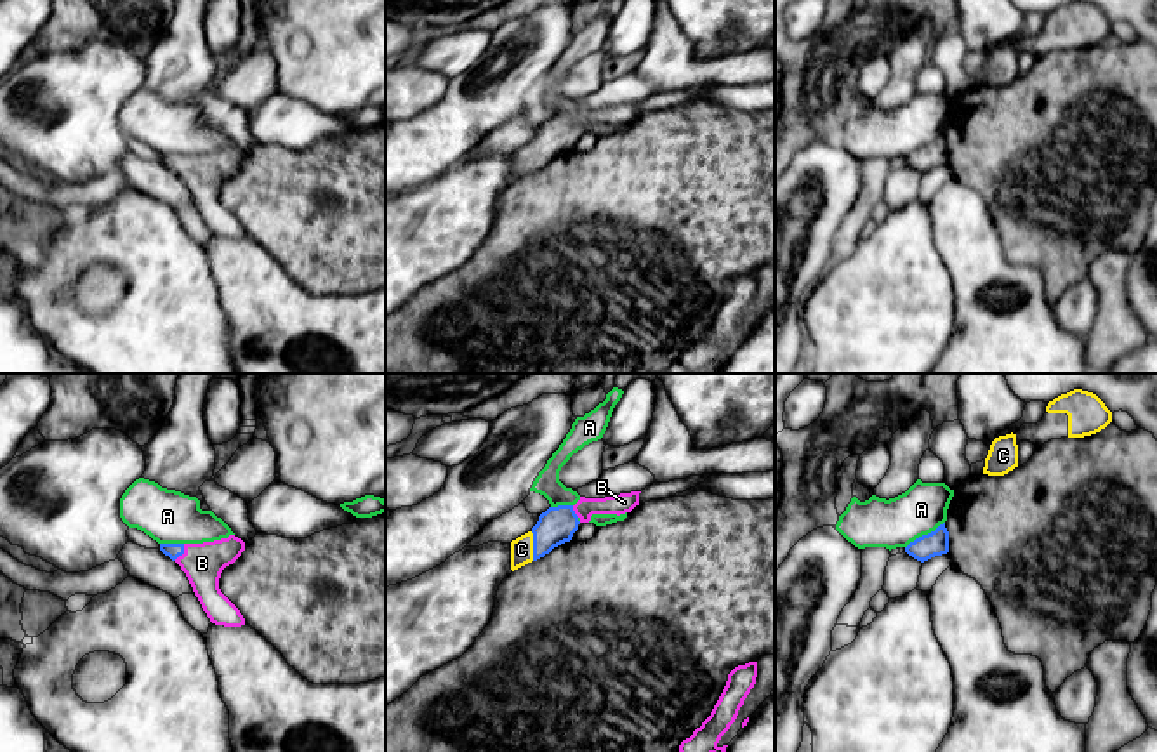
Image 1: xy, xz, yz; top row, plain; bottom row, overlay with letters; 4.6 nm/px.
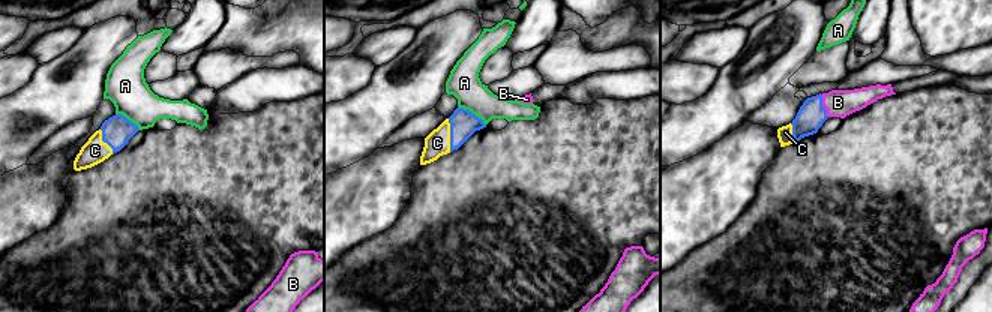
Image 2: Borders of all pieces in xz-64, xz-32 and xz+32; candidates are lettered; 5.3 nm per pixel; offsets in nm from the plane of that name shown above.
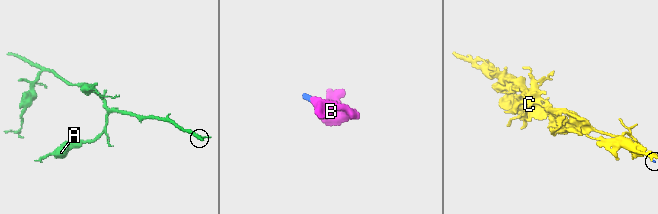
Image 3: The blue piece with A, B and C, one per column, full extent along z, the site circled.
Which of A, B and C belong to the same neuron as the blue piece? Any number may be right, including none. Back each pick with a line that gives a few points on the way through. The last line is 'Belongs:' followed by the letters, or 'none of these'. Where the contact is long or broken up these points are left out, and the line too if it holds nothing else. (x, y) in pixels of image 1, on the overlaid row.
C: Path across: xz (555, 527), (534, 546), (522, 549)
Belongs: B, C

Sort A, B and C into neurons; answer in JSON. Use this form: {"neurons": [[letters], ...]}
{"neurons": [["A"], ["B", "C"]]}

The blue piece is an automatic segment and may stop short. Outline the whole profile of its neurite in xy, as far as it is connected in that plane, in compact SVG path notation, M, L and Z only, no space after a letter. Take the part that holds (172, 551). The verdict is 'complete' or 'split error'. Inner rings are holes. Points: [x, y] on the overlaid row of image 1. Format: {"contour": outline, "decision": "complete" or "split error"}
{"contour": "M235 535L203 544L160 544L160 551L186 573L203 611L215 625L241 627L240 610L221 592L219 578L245 551L245 542Z", "decision": "split error"}

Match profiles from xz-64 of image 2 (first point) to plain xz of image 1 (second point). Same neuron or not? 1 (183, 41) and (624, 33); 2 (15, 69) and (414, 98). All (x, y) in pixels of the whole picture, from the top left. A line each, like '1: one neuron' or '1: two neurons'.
1: one neuron
2: one neuron

